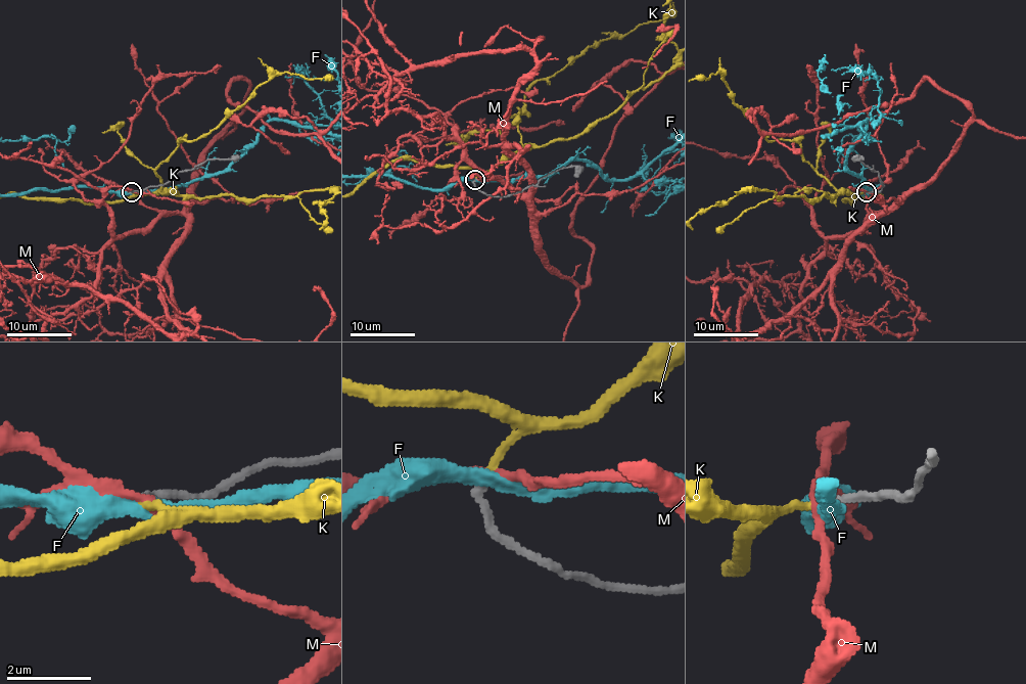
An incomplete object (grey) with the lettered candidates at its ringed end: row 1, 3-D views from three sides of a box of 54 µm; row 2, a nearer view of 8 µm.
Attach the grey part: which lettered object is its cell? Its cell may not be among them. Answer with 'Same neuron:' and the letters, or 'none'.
Same neuron: K

